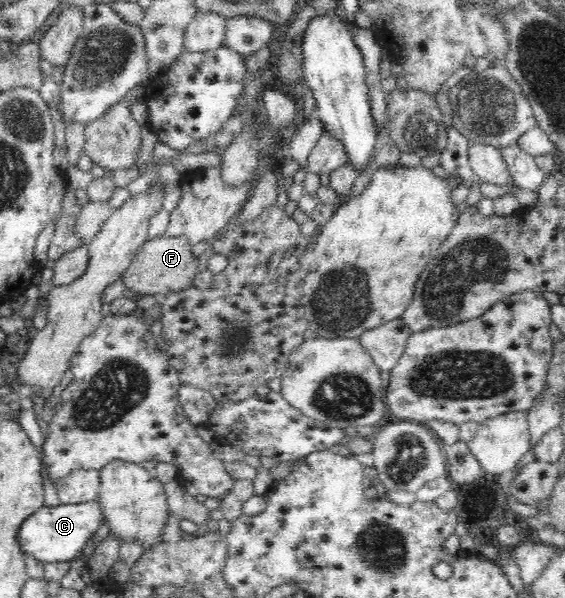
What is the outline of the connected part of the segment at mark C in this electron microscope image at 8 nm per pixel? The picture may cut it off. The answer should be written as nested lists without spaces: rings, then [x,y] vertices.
[[[99,500],[80,502],[78,504],[61,504],[58,506],[42,506],[32,513],[20,528],[20,543],[25,553],[38,557],[39,563],[54,561],[71,561],[83,553],[88,542],[104,524],[104,511]]]

